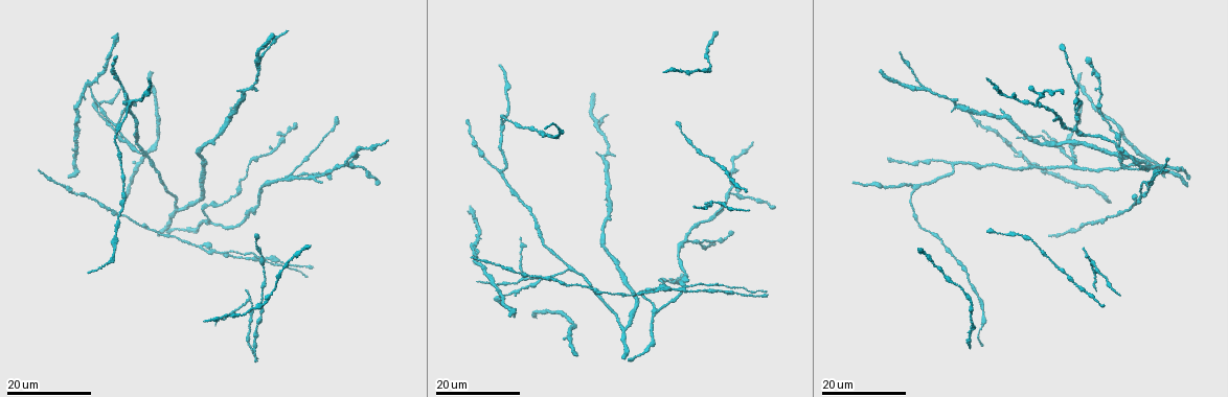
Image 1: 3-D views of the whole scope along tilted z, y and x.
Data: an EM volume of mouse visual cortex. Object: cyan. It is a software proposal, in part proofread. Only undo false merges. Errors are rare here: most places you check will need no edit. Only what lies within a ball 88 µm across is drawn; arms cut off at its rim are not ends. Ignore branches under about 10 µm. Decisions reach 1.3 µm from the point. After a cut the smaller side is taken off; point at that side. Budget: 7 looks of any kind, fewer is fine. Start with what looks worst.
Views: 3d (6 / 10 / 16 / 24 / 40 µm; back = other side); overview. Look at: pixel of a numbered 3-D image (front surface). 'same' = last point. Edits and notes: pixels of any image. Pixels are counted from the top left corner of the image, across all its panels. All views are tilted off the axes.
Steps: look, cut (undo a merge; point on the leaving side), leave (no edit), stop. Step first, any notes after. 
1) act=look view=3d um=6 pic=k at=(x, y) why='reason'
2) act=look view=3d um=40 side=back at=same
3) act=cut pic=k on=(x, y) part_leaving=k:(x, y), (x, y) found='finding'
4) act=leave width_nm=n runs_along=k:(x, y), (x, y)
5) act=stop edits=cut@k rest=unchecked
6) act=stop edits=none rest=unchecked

act=look view=3d um=16 pic=1 at=(684, 285)

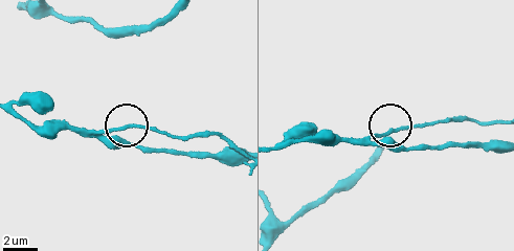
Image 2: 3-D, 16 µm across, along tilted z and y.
act=look view=3d um=6 pic=2 at=(395, 129) why='closer look'

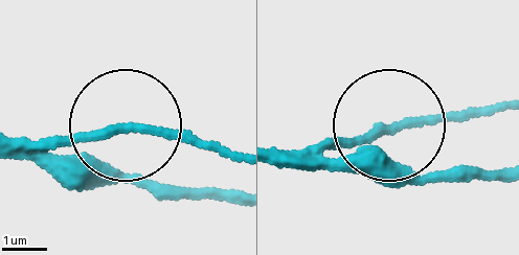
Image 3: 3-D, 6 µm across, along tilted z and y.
act=leave found='all the same cell'

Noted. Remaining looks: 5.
act=look view=3d um=24 pic=1 at=(126, 143) why='three arms meet'

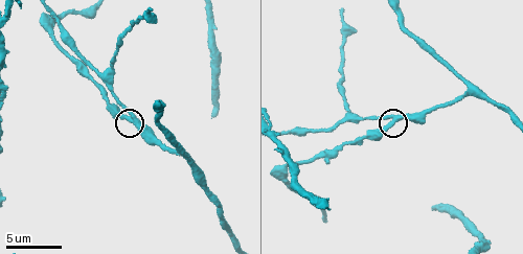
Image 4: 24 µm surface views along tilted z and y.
act=look view=3d um=10 pic=4 at=(395, 118)

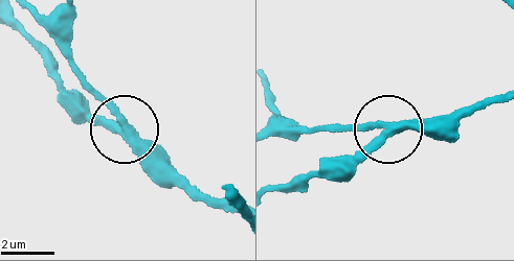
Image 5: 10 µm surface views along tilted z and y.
act=look view=3d um=10 side=back pic=5 at=(120, 125)

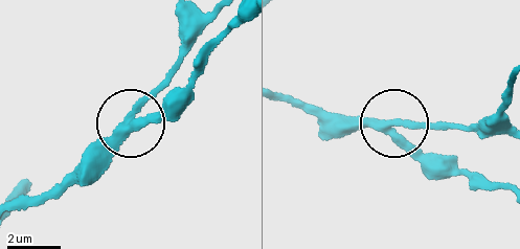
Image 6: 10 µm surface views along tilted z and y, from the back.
act=leave runs_along=6:(285, 96), (384, 122), (477, 129) found='continuous, no second cell'

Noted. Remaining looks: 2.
act=look view=3d um=24 pic=1 at=(501, 122)

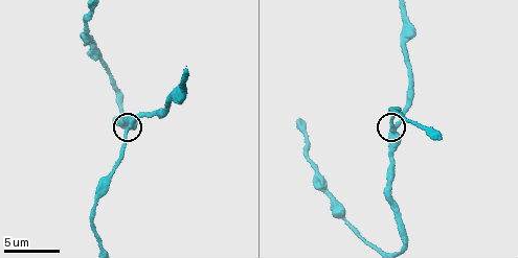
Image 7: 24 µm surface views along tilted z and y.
act=look view=3d um=6 pic=7 at=(394, 129)

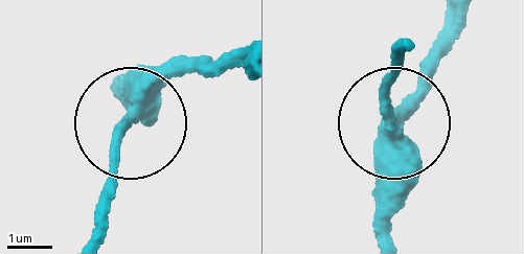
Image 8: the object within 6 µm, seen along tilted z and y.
act=leave found='continuous, no second cell'

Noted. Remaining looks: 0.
act=stop edits=none rest=unchecked

